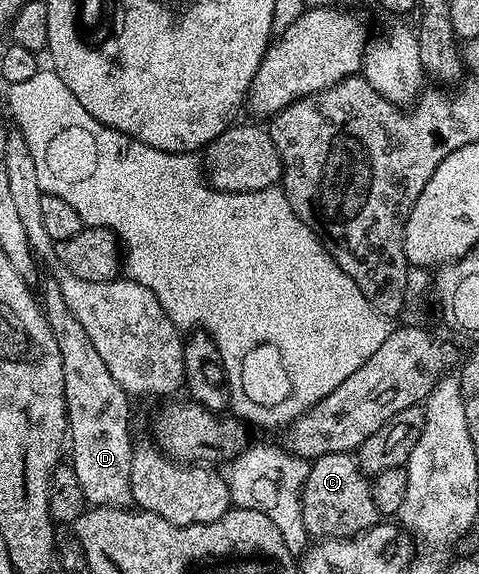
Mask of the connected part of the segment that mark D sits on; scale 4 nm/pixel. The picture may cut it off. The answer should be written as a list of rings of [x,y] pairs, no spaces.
[[[48,279],[44,285],[44,297],[42,293],[42,308],[44,318],[54,335],[54,339],[60,348],[62,355],[62,375],[64,376],[64,398],[68,408],[68,433],[70,434],[70,445],[72,441],[72,458],[70,464],[74,475],[78,475],[78,484],[84,492],[85,502],[89,506],[99,507],[109,505],[115,509],[128,507],[133,504],[132,492],[130,491],[130,467],[132,466],[132,450],[134,440],[128,434],[128,401],[130,395],[110,375],[102,355],[90,343],[90,337],[82,328],[82,323],[74,319],[70,313],[70,307],[66,307],[66,299],[62,299],[62,291],[55,280]]]

